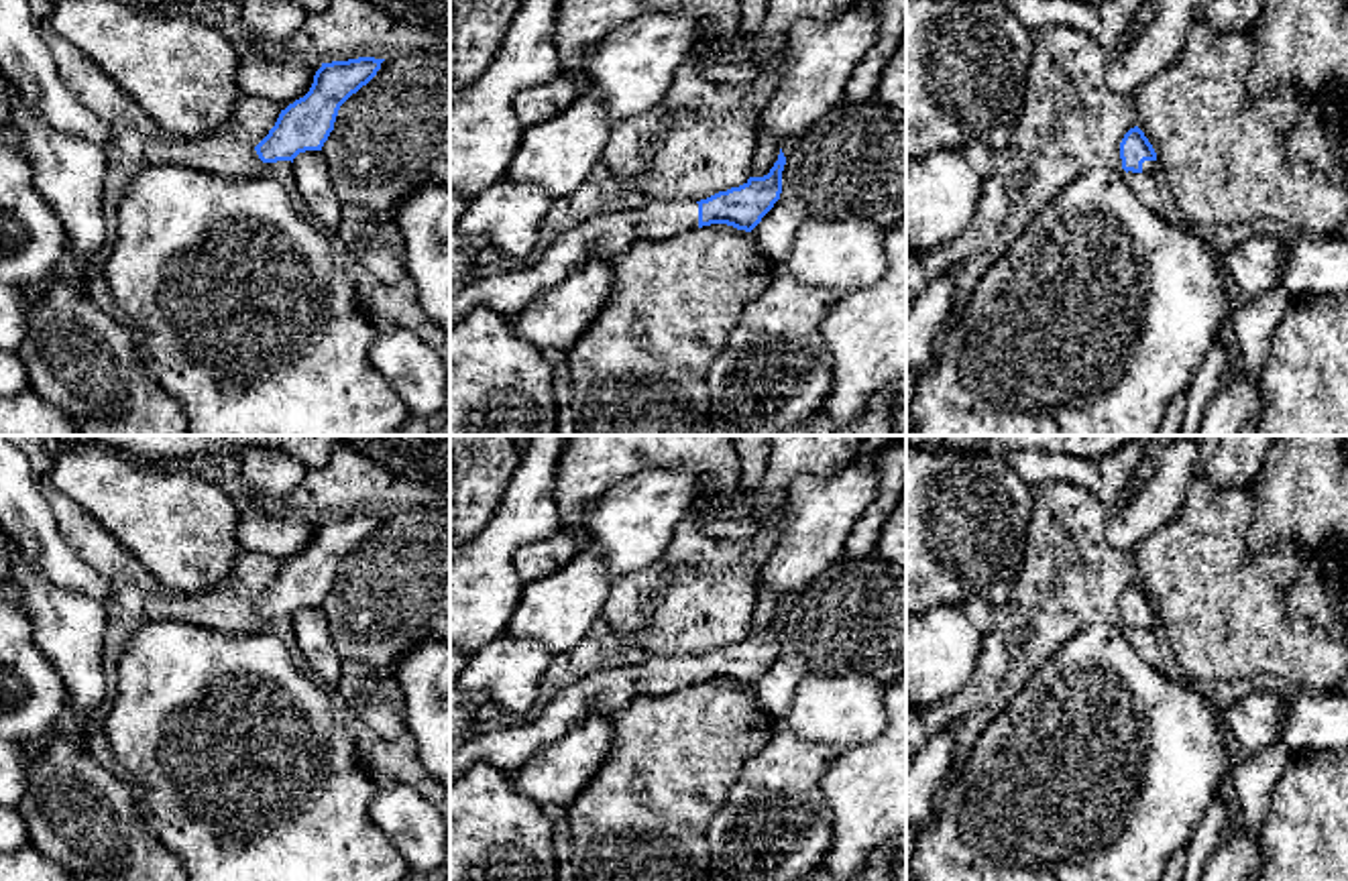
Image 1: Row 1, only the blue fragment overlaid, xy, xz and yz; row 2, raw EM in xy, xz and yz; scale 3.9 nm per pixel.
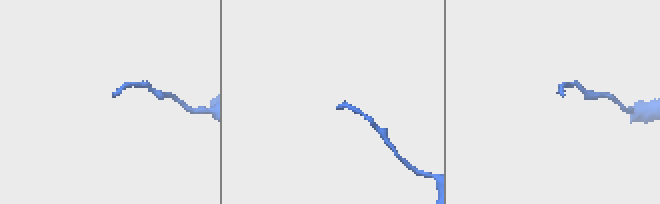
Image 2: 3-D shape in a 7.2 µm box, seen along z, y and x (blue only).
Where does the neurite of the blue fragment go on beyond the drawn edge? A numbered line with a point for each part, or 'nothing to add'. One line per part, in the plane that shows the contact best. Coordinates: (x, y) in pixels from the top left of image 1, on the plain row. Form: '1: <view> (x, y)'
1: xz (609, 690)

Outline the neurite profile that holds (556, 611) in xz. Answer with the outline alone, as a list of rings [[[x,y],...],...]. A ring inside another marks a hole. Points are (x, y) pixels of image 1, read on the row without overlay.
[[[582,545],[558,572],[523,584],[505,633],[540,641],[554,655],[570,651],[605,606],[613,582],[603,553]]]

